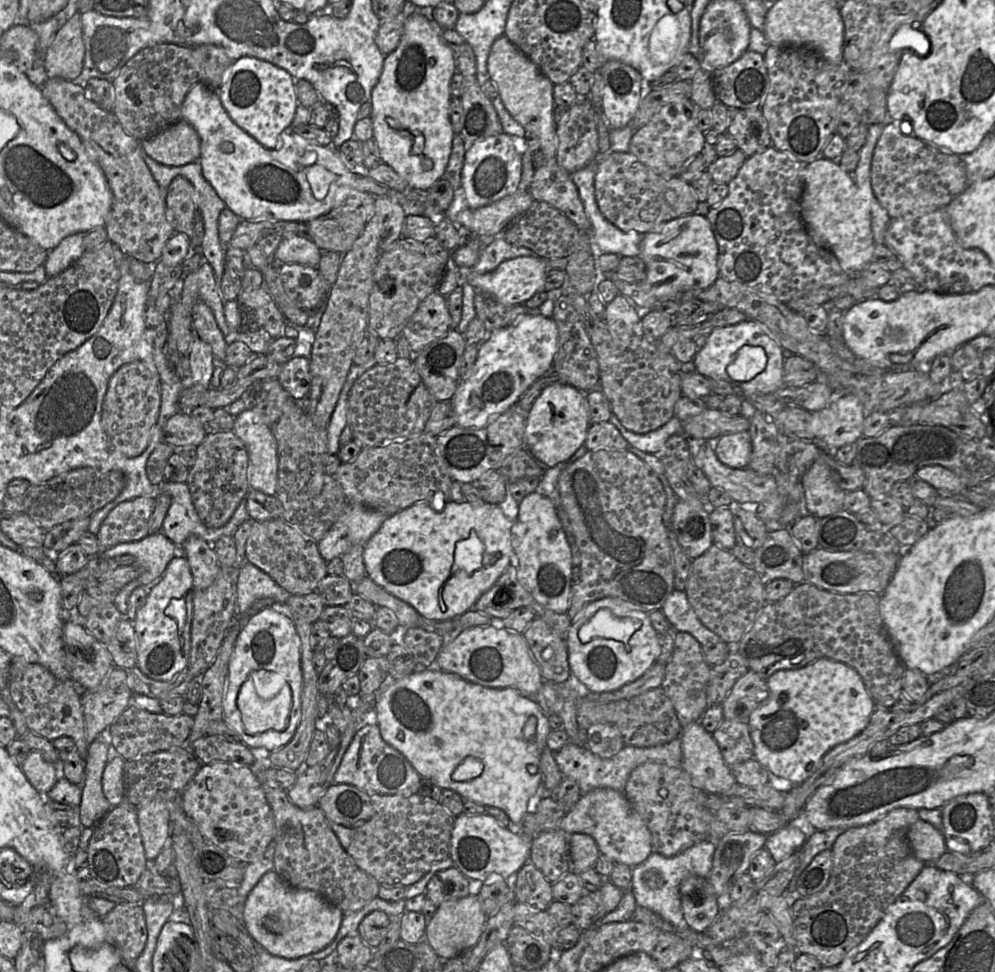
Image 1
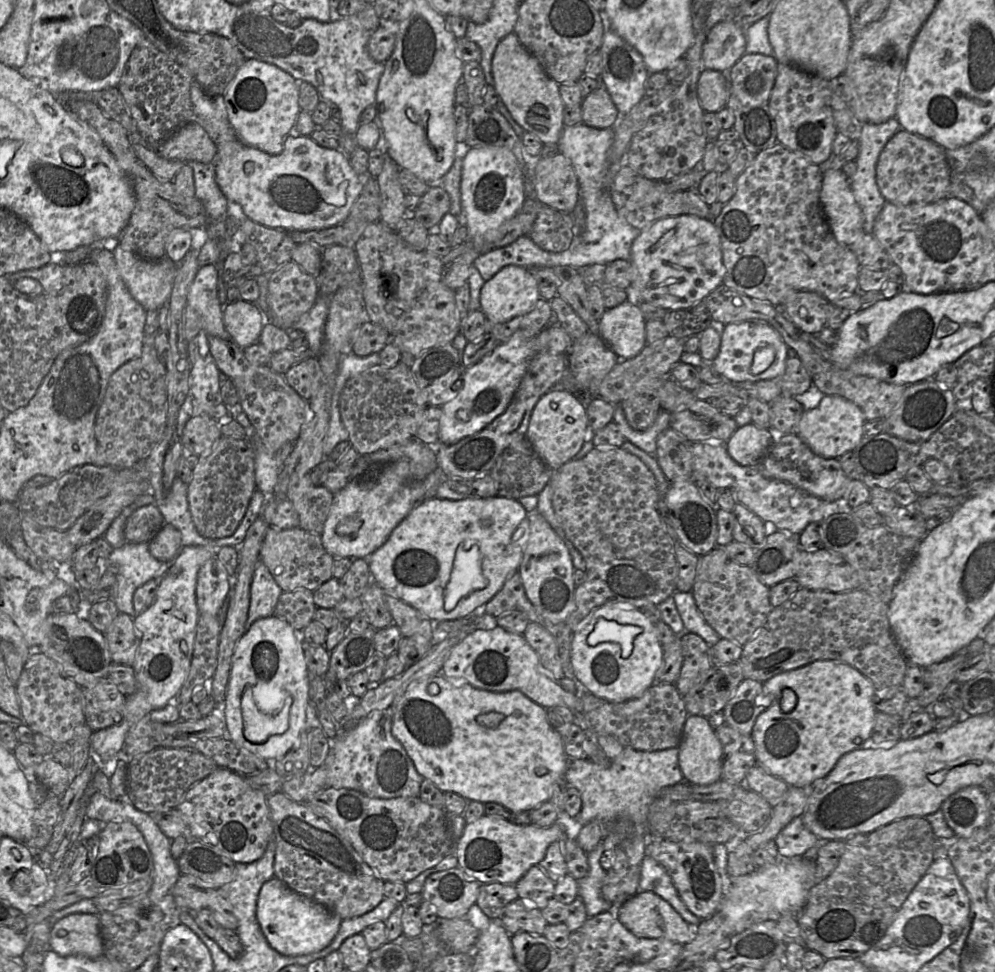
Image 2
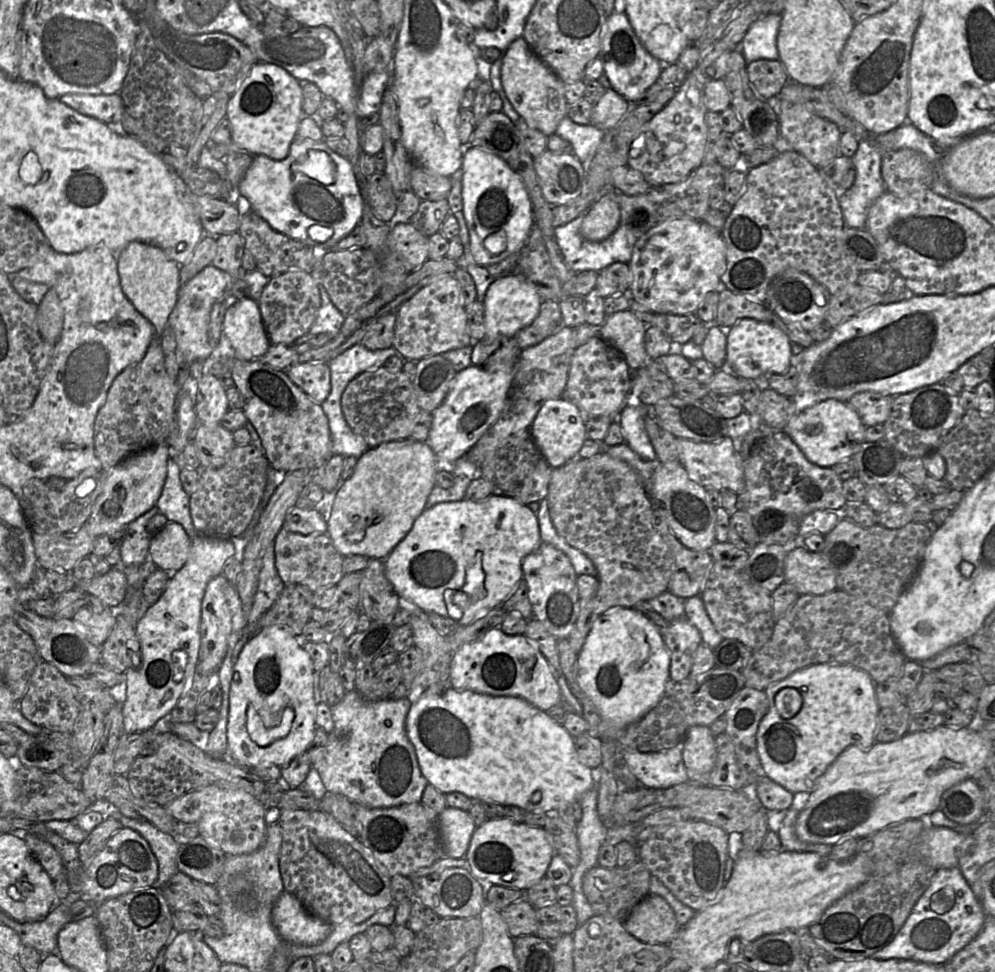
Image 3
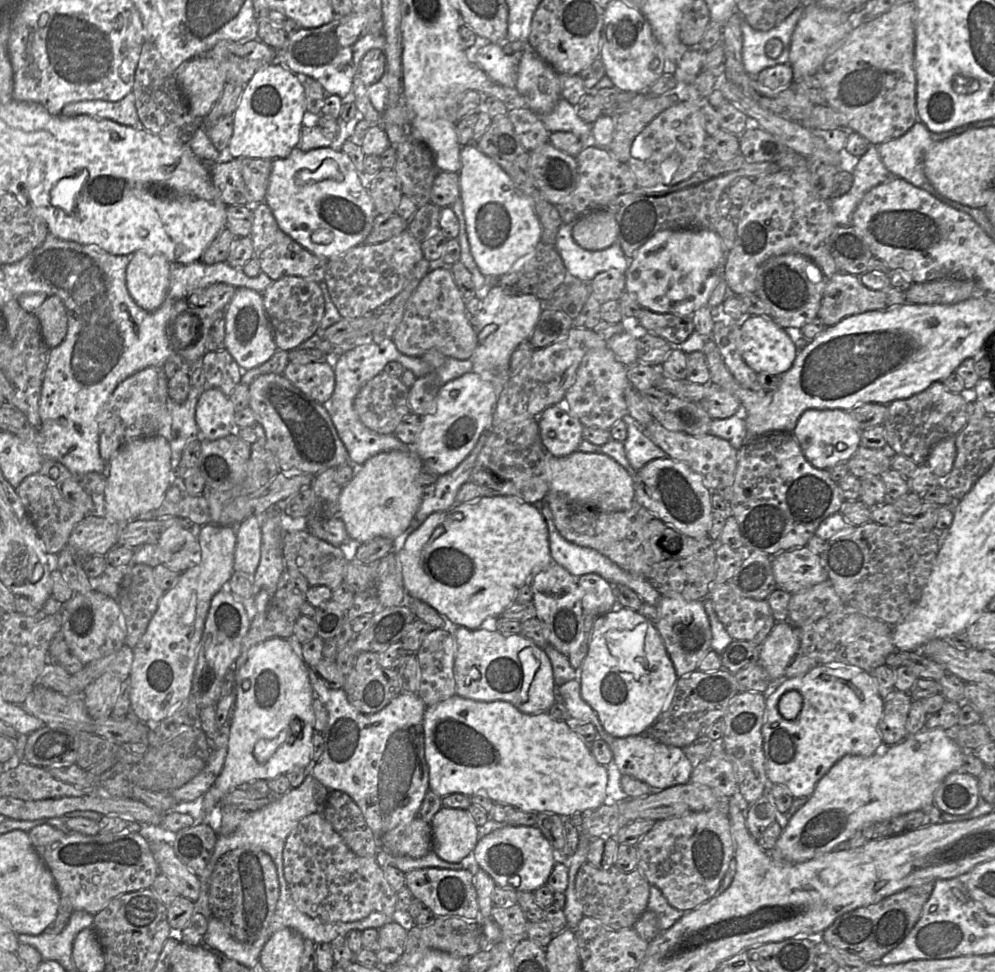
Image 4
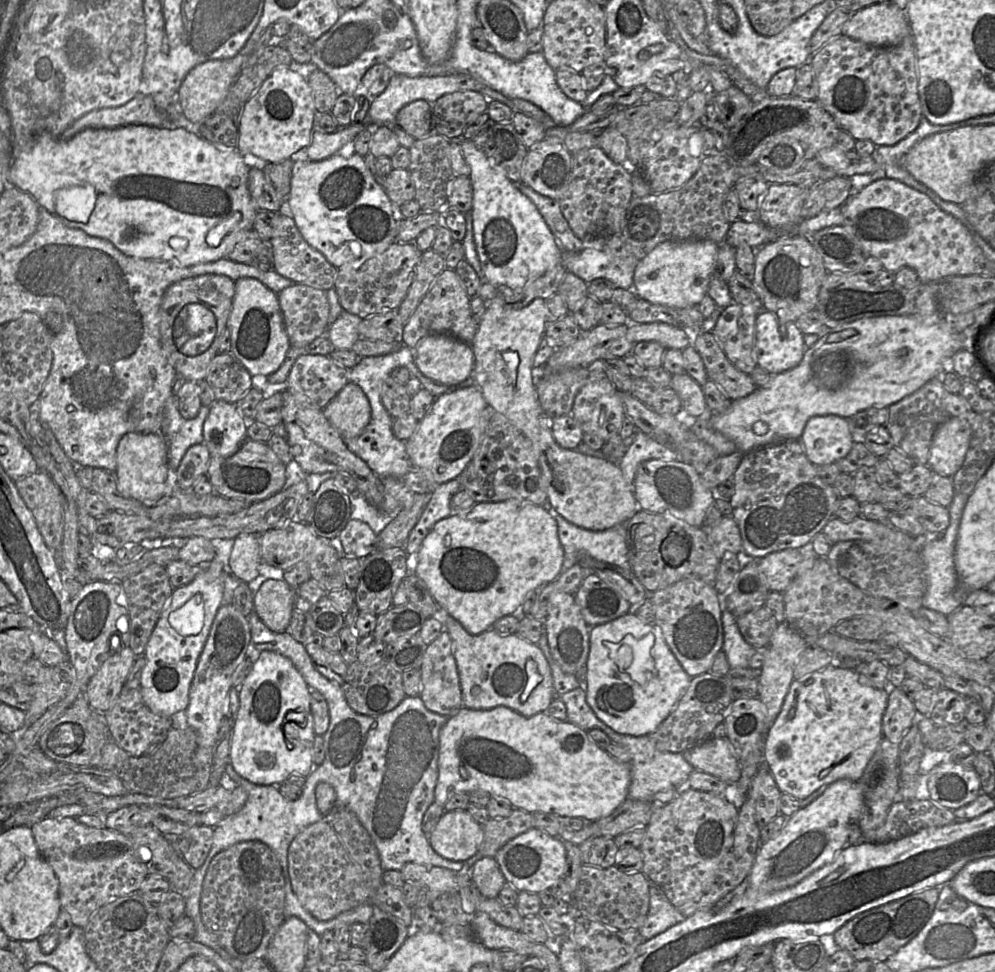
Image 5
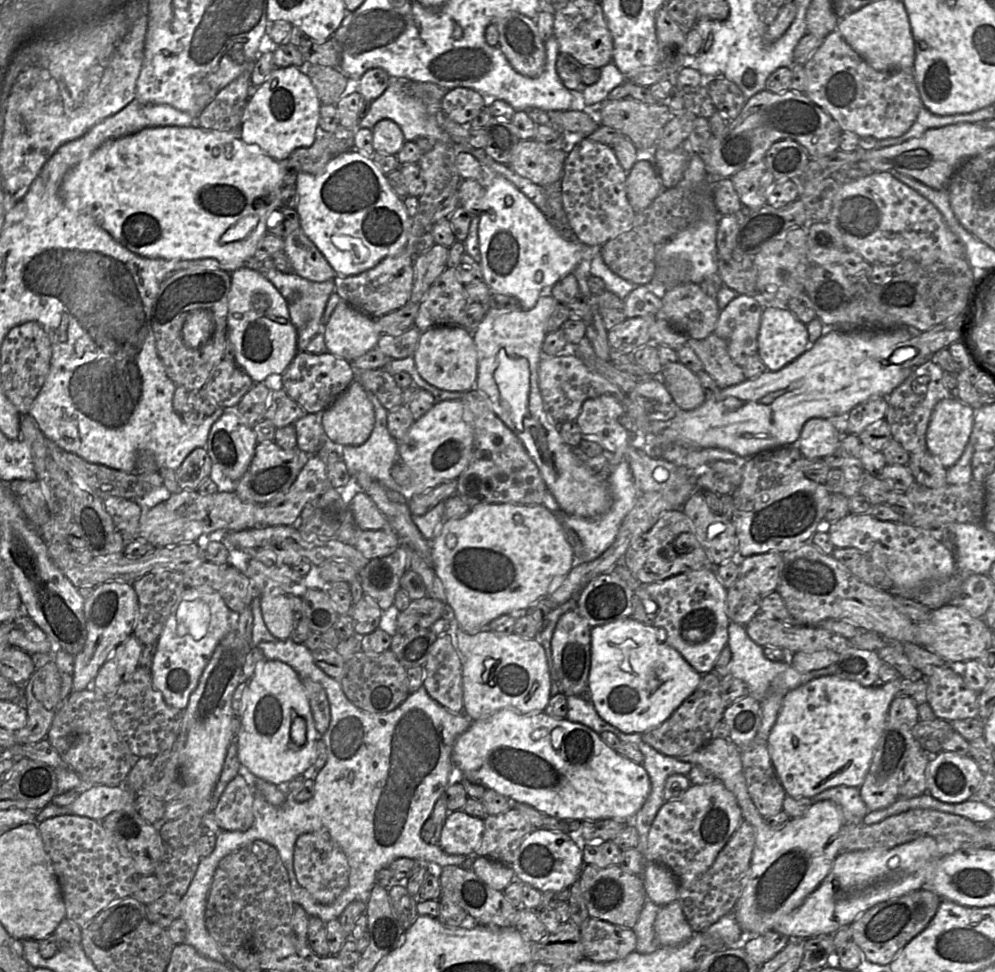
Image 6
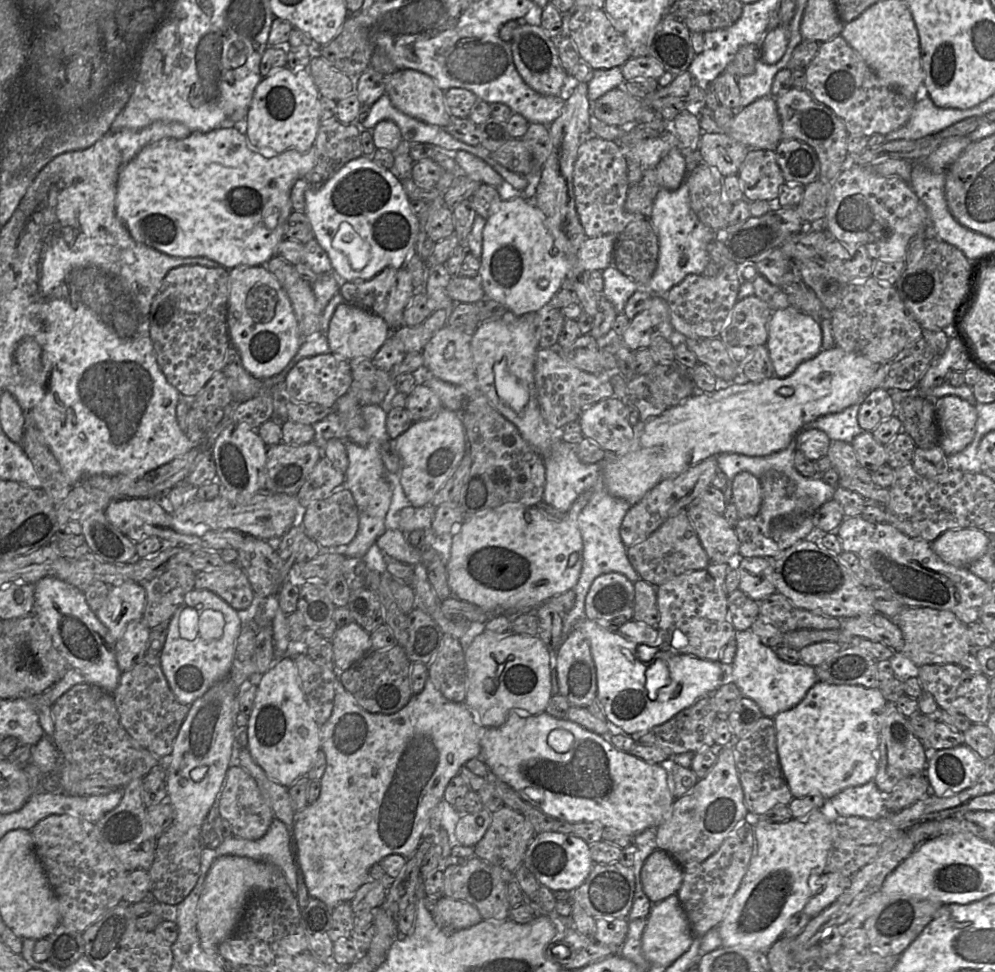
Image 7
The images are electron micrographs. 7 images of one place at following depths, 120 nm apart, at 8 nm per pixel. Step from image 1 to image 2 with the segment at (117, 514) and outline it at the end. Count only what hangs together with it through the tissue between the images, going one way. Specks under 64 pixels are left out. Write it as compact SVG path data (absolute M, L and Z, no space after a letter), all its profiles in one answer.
M155 504L142 506L127 519L124 535L129 543L148 543L165 524L160 510Z

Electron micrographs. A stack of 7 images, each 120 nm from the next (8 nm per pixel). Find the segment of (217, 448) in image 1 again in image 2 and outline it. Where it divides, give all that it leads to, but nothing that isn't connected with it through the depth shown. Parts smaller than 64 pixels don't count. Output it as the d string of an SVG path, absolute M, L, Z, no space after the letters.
M222 436L210 449L199 455L199 460L192 469L191 482L188 485L189 509L198 533L209 539L231 536L242 521L255 490L255 451L253 445L246 439Z

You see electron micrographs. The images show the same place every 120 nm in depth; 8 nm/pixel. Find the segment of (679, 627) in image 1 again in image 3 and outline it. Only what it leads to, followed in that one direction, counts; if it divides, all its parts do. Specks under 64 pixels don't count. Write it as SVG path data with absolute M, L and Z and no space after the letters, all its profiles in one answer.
M701 596L684 599L684 610L687 620L700 631L703 642L715 649L723 641L723 637L711 621Z

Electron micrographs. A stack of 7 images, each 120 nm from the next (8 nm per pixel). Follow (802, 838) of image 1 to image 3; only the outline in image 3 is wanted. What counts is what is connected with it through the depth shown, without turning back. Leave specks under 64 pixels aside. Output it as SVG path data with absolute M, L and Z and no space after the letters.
M789 808L781 822L777 834L783 851L812 852L829 856L832 846L823 843L808 843L801 841L796 835L796 819L799 811Z

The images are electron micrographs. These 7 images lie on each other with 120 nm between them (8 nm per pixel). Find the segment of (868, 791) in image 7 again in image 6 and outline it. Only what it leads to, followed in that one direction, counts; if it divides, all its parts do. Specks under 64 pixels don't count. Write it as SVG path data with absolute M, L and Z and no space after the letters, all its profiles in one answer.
M838 786L823 791L812 798L812 804L818 801L831 800L839 805L846 816L848 824L859 824L870 812L856 787Z

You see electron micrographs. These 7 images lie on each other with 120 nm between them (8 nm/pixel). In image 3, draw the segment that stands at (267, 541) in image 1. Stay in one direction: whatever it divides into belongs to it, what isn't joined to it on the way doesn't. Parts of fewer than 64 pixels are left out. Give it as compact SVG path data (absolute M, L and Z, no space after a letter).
M282 528L274 540L275 566L285 585L306 586L312 592L328 586L337 585L345 575L342 564L344 556L335 548L328 534L302 535Z

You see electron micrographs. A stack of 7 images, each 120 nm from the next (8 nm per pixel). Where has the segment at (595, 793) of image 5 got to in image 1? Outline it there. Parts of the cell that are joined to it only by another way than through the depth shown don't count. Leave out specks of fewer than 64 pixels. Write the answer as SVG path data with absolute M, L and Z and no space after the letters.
M437 668L417 670L406 677L388 681L382 689L375 694L374 710L376 711L377 725L383 740L398 750L409 761L417 773L433 781L441 789L450 789L458 793L463 800L470 800L483 806L492 806L503 810L514 826L517 826L527 812L533 812L532 802L540 796L543 788L543 774L539 771L532 774L529 765L540 763L542 750L547 746L547 736L551 732L548 717L542 713L540 705L532 697L522 695L515 688L489 688L479 684L470 683L455 674L446 673Z

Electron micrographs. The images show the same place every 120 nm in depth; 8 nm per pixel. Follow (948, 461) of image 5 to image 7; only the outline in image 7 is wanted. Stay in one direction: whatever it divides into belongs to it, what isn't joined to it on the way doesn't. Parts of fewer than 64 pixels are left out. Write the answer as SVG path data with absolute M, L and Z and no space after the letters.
M955 395L938 398L934 402L939 427L939 447L947 456L964 450L976 432L977 410L971 403Z

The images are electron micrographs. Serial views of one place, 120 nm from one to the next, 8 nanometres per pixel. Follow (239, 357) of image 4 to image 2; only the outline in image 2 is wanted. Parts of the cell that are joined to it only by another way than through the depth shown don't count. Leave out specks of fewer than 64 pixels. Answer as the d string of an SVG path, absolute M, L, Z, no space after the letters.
M242 299L228 302L223 315L225 328L238 347L245 348L258 343L266 320L257 304Z

